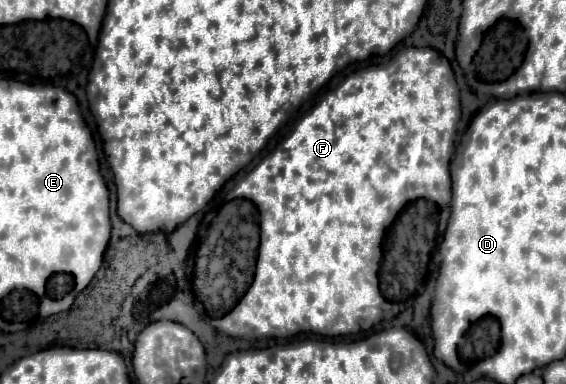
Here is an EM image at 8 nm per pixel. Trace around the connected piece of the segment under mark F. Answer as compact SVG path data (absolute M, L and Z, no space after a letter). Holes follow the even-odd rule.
M404 48L385 64L371 65L349 75L344 84L328 92L322 102L300 120L284 145L270 152L250 172L230 179L224 196L232 202L218 210L206 240L198 248L194 268L194 288L198 288L198 298L206 314L210 318L222 316L212 320L218 332L246 340L290 338L306 332L336 338L370 330L374 324L400 314L400 306L396 304L408 306L414 300L414 314L420 312L418 334L430 342L428 308L436 268L426 270L426 266L436 240L438 208L444 210L450 204L450 158L456 124L460 120L458 88L452 76L452 68L440 52L432 48ZM424 278L428 280L428 294L420 300Z

